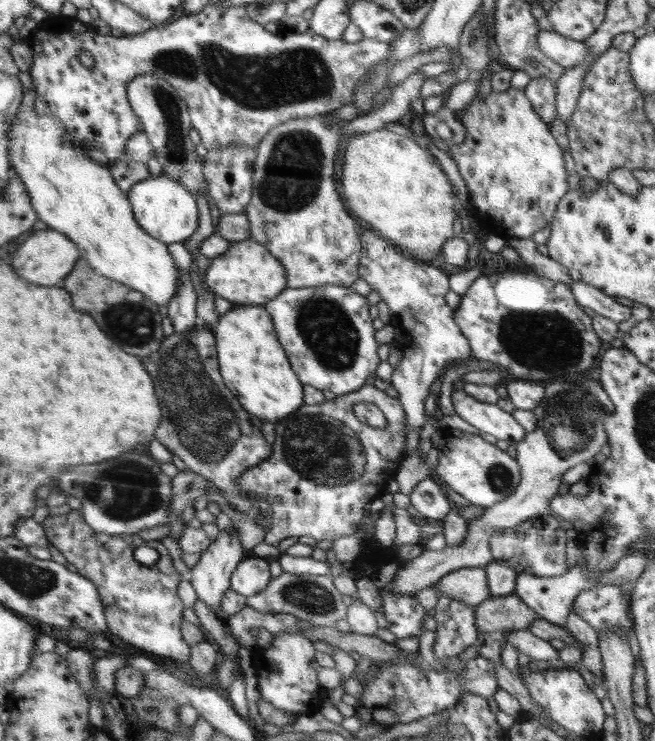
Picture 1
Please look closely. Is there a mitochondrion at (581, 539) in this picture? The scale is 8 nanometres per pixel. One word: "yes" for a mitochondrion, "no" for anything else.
no

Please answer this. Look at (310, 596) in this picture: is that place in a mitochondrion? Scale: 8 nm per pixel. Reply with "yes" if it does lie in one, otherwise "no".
yes

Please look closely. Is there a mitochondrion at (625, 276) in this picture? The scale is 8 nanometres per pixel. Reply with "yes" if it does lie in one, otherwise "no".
no

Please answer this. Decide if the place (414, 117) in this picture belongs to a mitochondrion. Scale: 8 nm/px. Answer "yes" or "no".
no

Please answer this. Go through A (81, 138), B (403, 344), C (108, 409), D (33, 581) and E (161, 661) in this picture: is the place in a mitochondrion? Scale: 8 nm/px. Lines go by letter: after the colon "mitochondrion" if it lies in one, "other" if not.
A: other
B: other
C: other
D: mitochondrion
E: other

